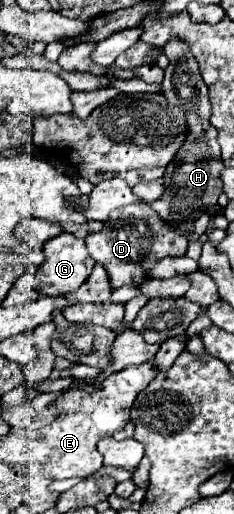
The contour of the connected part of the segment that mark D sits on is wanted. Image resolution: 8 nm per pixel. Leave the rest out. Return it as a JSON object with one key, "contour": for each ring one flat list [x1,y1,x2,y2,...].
{"contour":[[134,202,132,206,114,210,100,232,86,236,86,248,90,256,108,270,114,288,132,282,142,284,148,278,142,274,146,274,156,260,166,256,184,256,188,242,188,230,168,230,168,226,156,218,156,212,146,202]]}

